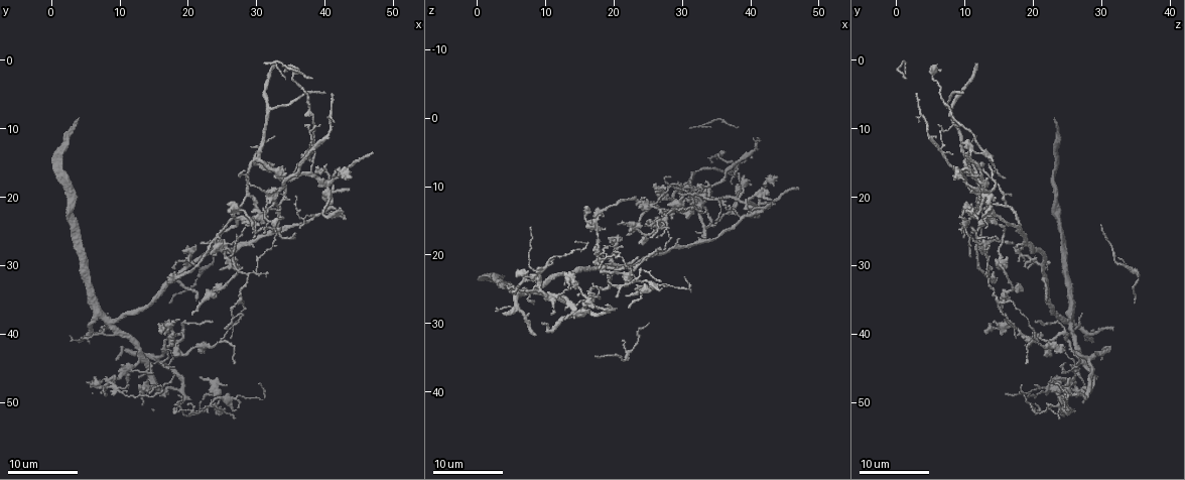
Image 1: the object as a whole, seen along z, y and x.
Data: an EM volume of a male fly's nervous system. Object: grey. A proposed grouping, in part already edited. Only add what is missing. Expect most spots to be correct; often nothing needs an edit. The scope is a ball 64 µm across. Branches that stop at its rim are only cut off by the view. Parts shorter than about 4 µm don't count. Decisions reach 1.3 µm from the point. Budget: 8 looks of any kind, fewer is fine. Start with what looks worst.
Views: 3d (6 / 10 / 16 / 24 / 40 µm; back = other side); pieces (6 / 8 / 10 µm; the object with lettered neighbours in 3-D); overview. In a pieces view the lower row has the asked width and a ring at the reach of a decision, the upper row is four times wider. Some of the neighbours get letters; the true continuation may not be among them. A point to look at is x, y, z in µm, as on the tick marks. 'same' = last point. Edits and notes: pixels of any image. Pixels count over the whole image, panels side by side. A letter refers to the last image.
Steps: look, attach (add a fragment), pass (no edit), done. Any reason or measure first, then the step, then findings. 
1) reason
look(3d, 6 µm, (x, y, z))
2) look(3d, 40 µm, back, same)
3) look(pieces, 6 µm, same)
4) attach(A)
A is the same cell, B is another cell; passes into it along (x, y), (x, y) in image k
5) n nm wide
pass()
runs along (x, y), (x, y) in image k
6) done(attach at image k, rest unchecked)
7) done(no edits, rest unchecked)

look(pieces, 8 µm, (23.5, 38.5, 20.5))

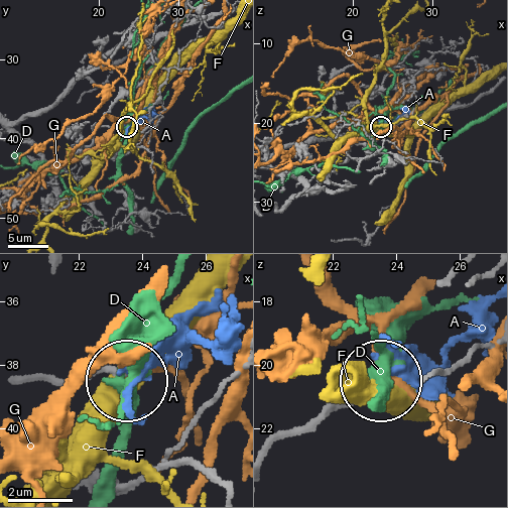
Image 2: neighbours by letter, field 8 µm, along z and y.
attach(A)
A is the same cell, D, F and G are other cells; passes into it along (41, 381), (136, 373), (187, 341), (218, 341) in image 2; it goes on there

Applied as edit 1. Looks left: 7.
look(overview)

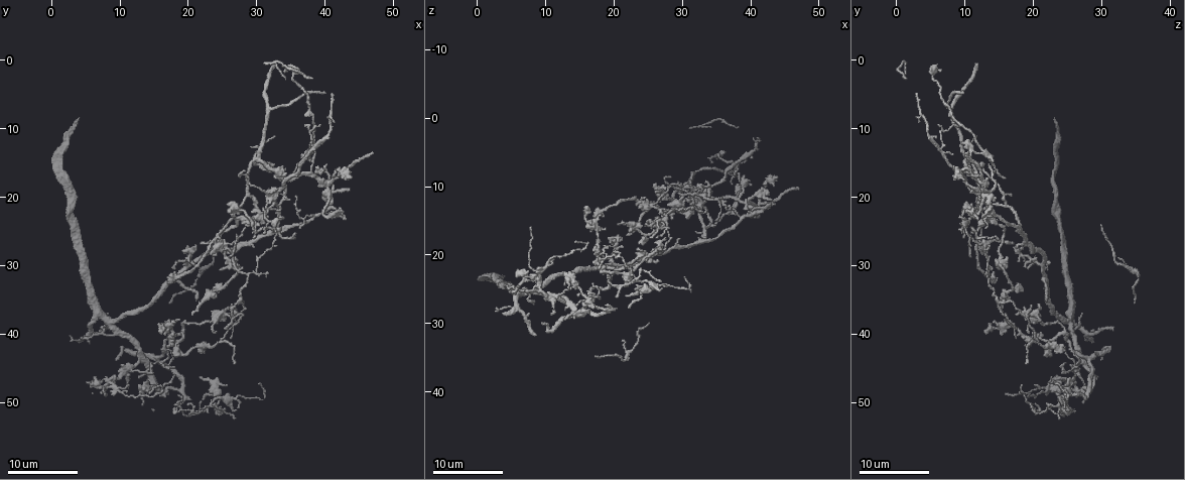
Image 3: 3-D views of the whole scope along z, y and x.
thin end
look(pieces, 8 µm, (21.5, 35.0, 22.0))

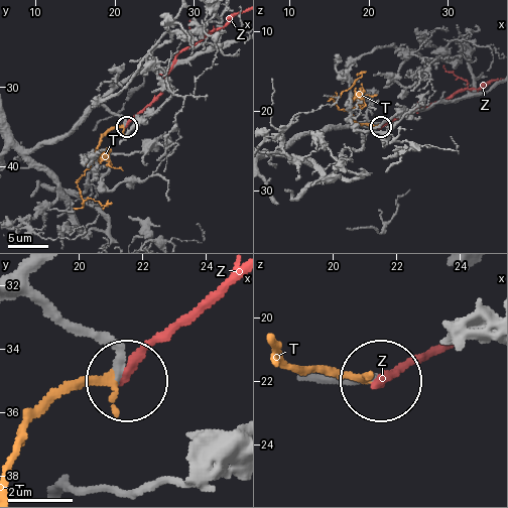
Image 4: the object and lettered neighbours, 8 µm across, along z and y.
attach(T)
T is the same cell, Z is another cell; passes into it along (48, 300), (102, 338), (116, 363), (70, 387), (18, 443) in image 4; the neuron continues

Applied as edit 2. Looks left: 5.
look(overview)

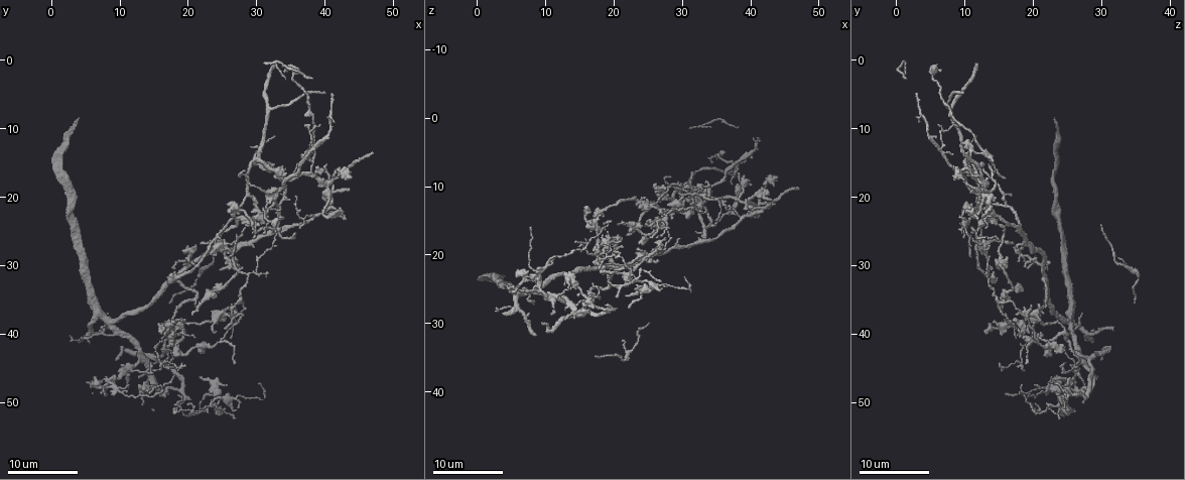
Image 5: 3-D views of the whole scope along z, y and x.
free end
look(3d, 10 µm, (31.5, 31.0, 13.5))

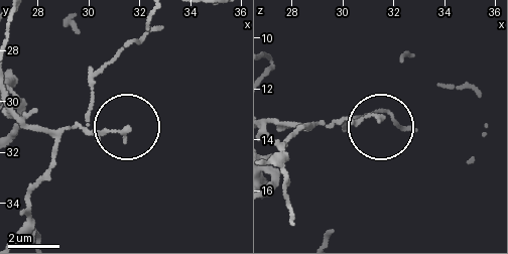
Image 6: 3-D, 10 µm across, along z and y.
see the neighbours
look(pieces, 10 µm, (31.4, 31.4, 13.2))

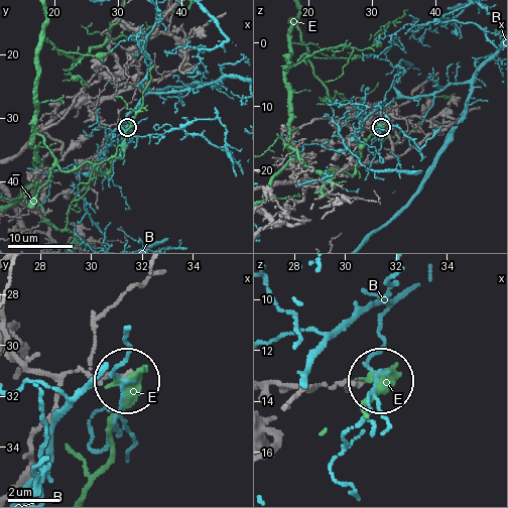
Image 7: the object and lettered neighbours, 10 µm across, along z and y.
pass()
B and E are other cells; runs along (18, 354), (50, 373), (84, 367), (127, 377) in image 7; no lettered fragment goes on from it

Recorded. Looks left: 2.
an open end
look(3d, 6 µm, (22.0, 27.0, 17.0))

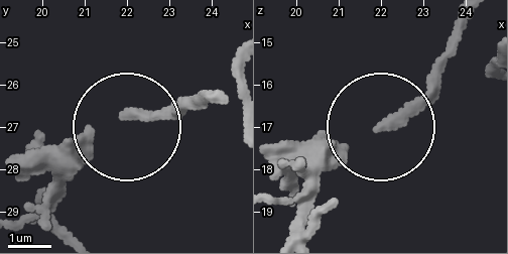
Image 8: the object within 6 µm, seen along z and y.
look(pieces, 8 µm, (22.00, 26.70, 17.00))

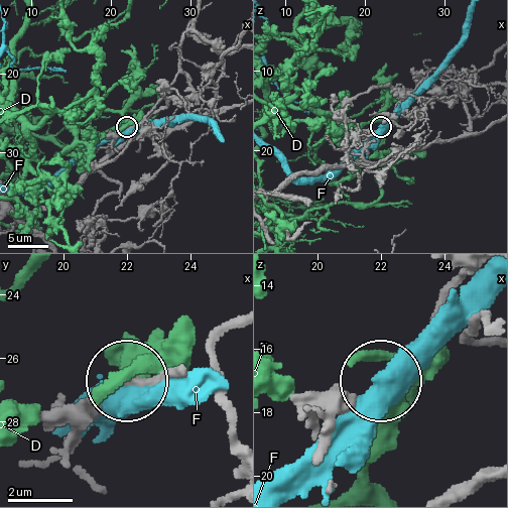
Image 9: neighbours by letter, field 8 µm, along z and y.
pass()
D and F are other cells; none of them fits

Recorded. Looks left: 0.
done(attach at image 2, attach at image 4, rest unchecked)

